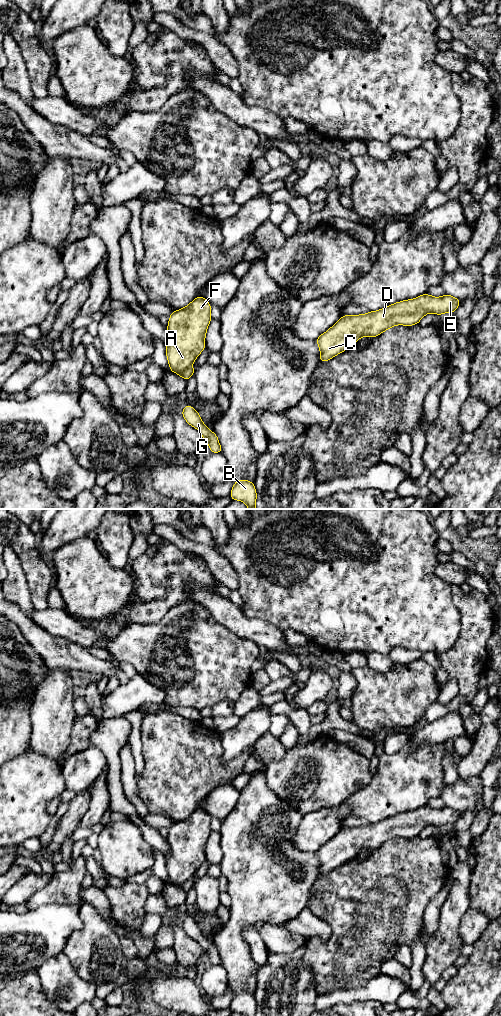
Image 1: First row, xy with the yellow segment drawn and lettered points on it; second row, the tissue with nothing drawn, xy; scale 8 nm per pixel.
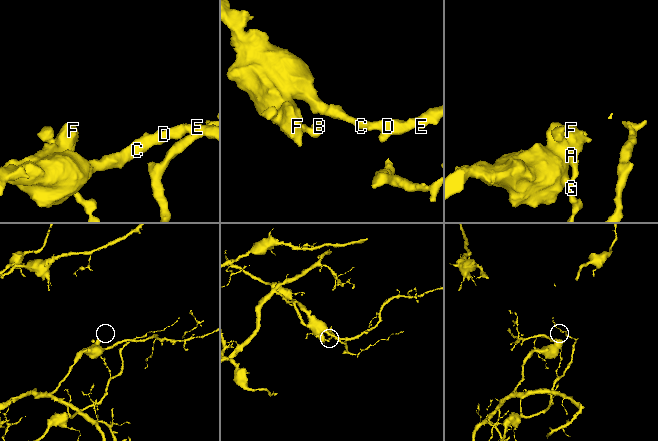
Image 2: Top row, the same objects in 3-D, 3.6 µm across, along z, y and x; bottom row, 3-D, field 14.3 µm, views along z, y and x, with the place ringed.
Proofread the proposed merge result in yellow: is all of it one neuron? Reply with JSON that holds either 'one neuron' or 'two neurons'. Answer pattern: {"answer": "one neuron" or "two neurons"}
{"answer": "two neurons"}

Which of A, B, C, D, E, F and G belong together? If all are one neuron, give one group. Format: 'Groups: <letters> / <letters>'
Groups: A C D E F / B G

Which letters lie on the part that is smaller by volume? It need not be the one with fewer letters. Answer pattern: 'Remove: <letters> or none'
Remove: B, G

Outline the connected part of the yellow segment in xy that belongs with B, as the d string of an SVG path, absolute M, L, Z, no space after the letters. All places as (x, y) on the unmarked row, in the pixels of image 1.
M245 991L236 993L230 1009L232 1012L242 1013L245 1016L256 1016L257 1005L254 995Z

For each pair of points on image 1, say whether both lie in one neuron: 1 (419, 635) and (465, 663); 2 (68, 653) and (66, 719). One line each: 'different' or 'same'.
1: different
2: different

